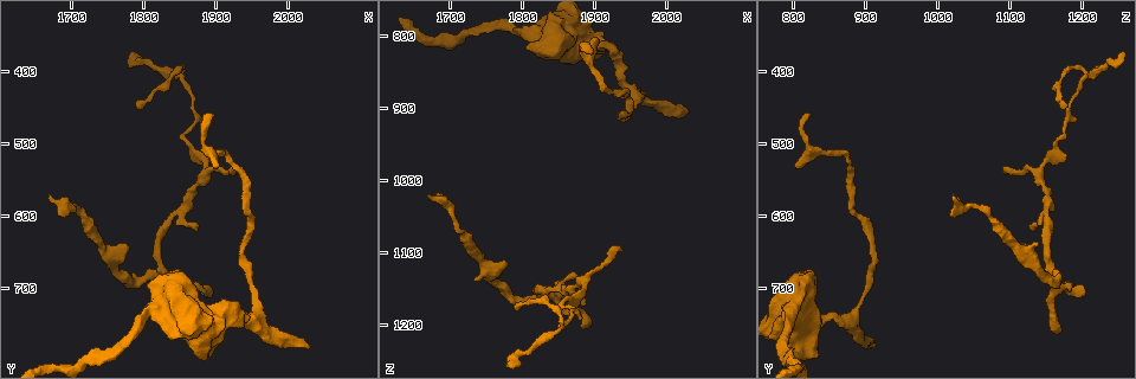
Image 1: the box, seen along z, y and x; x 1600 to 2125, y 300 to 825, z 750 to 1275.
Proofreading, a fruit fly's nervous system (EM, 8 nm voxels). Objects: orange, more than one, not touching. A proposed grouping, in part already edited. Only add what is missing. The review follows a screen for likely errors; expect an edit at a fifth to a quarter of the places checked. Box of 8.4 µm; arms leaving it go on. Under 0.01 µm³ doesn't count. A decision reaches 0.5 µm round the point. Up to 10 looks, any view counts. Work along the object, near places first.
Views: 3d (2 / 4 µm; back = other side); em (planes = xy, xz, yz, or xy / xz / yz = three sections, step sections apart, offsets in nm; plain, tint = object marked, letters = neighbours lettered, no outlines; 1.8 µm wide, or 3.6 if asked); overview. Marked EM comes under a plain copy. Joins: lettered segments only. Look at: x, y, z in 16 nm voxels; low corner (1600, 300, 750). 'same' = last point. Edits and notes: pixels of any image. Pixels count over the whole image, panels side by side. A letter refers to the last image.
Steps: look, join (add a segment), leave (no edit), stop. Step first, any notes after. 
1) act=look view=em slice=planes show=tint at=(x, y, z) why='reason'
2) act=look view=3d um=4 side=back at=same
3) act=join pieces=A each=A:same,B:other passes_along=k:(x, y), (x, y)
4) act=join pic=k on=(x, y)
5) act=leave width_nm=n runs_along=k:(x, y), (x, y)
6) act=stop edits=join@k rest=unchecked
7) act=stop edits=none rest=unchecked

act=look view=em slice=xy step=4 show=tint at=(1915, 515, 870) why='a narrow waist'

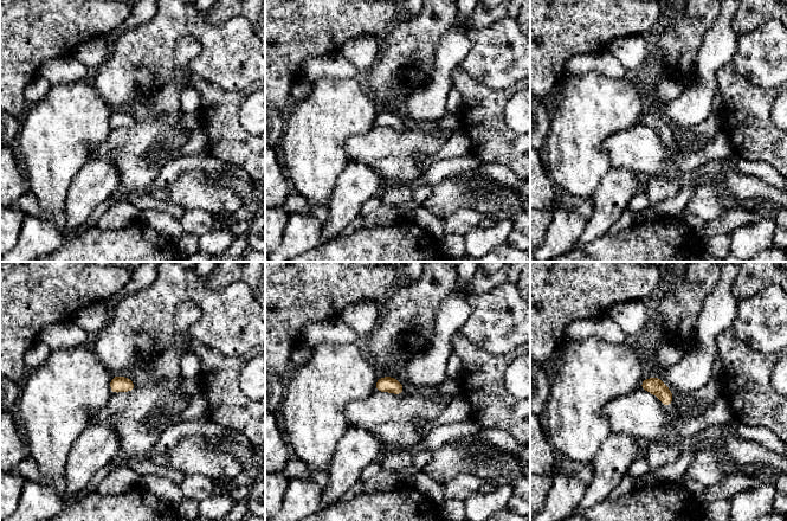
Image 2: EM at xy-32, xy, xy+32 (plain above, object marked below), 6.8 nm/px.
act=look view=em slice=planes show=tint at=same why='cut it another way'

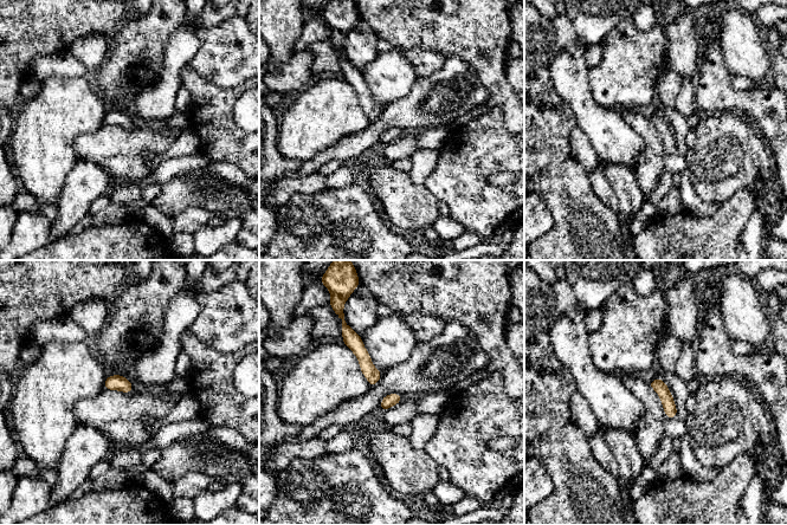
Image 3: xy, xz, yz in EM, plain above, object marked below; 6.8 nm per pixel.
act=look view=em slice=planes show=letters at=same why='what lies round it'

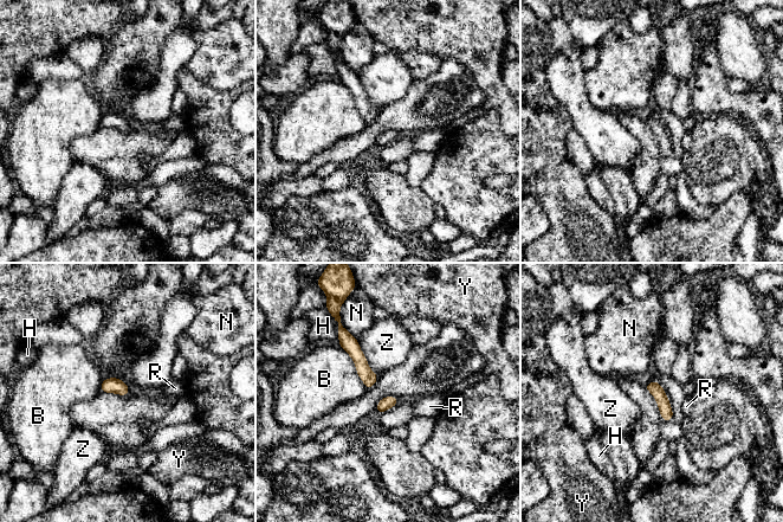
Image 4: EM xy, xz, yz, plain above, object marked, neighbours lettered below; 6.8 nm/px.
act=leave width_nm=90 longest_contact=B:360nm each=B:other,H:other,N:other,R:other,Y:other,Z:other found='none of them fits'

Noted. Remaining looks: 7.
act=look view=3d um=2 at=(2030, 780, 905) why='an open end'

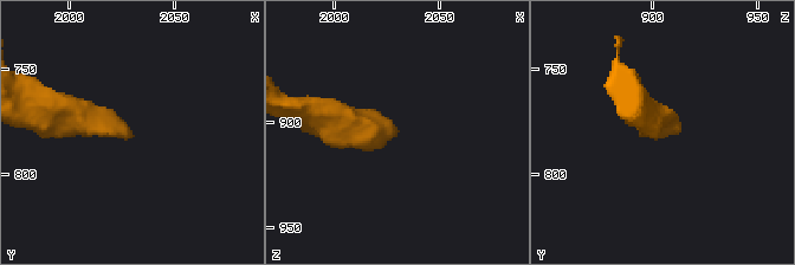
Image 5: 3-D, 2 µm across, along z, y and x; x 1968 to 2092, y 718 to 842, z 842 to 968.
act=look view=em slice=planes show=letters at=(2031, 781, 904) why='shape alone is not enough'

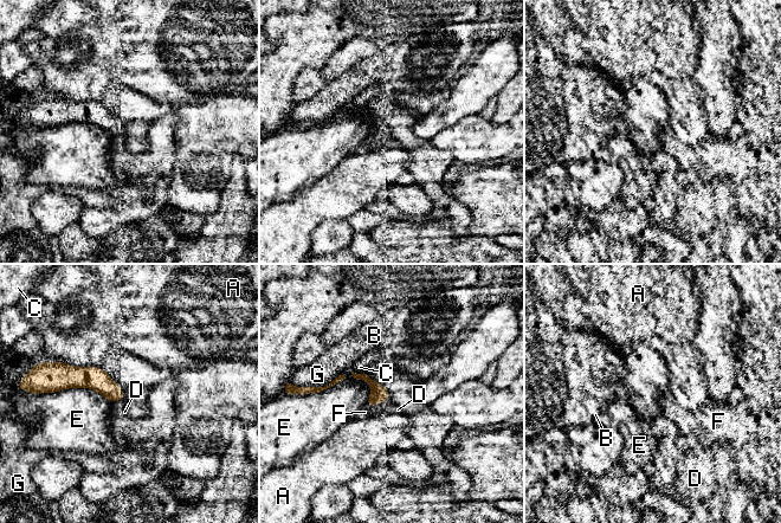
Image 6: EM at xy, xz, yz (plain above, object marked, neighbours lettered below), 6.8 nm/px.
act=join pieces=F longest_contact=E:460nm each=A:other,B:other,C:other,D:other,E:other,F:same,G:other found='it goes on there'

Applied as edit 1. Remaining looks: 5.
act=look view=overview why='redraw'

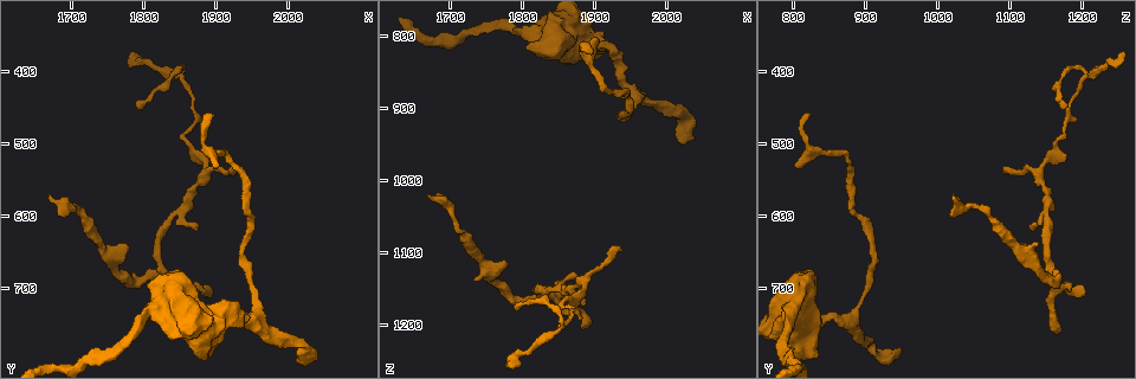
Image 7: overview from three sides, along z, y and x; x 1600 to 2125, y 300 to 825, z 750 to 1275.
act=look view=em slice=planes show=letters at=(1885, 755, 1170) why='tapers out'

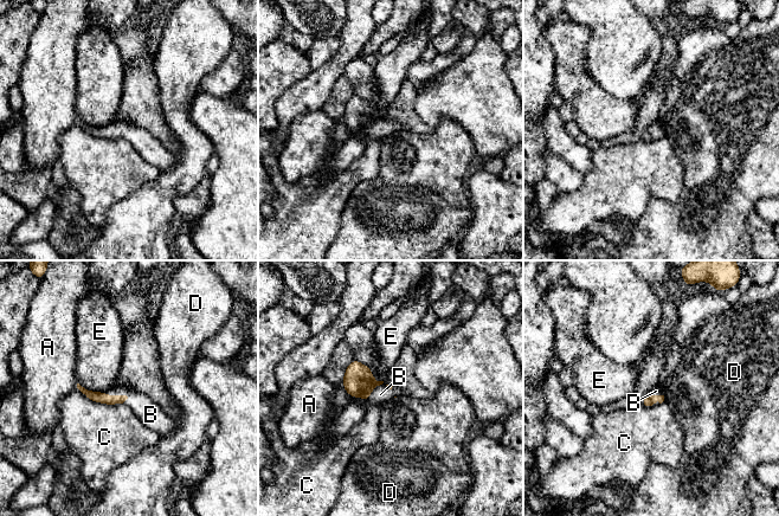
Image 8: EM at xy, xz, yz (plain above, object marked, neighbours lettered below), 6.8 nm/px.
act=join pieces=B each=A:other,B:same,C:other,D:other,E:other passes_along=8:(98, 397), (116, 395), (148, 412) found='it goes on there'

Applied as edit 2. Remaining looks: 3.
act=look view=overview

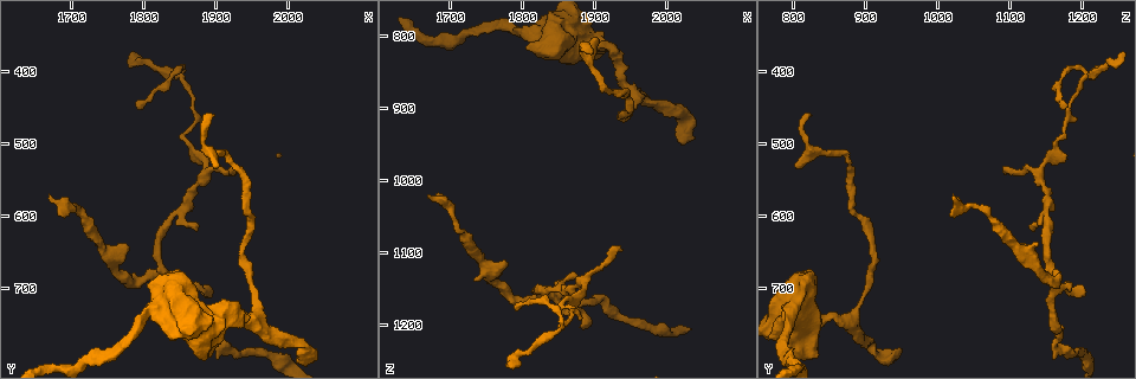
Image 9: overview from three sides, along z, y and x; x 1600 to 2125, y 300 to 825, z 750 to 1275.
act=look view=3d um=2 at=(1935, 540, 1095)

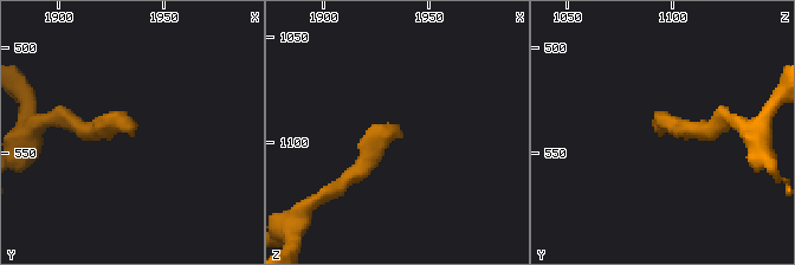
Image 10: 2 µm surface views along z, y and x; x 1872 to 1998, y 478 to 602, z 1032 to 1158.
act=look view=em slice=xy step=16 show=letters at=(1934, 541, 1093) why='now the EM'

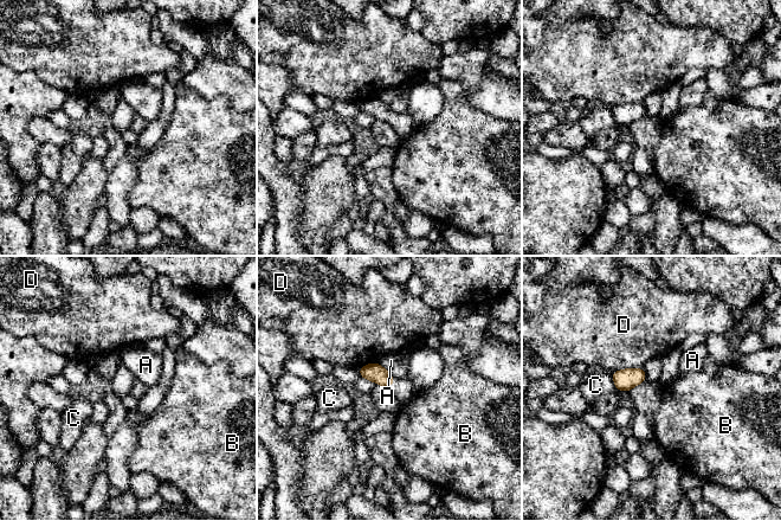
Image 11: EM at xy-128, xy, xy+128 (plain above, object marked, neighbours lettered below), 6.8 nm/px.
act=leave each=A:other,B:other,C:other,D:other border=11:(378, 362), (388, 371) found='none of them fits'

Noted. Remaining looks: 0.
act=stop edits=join@6,join@8 rest=unchecked

